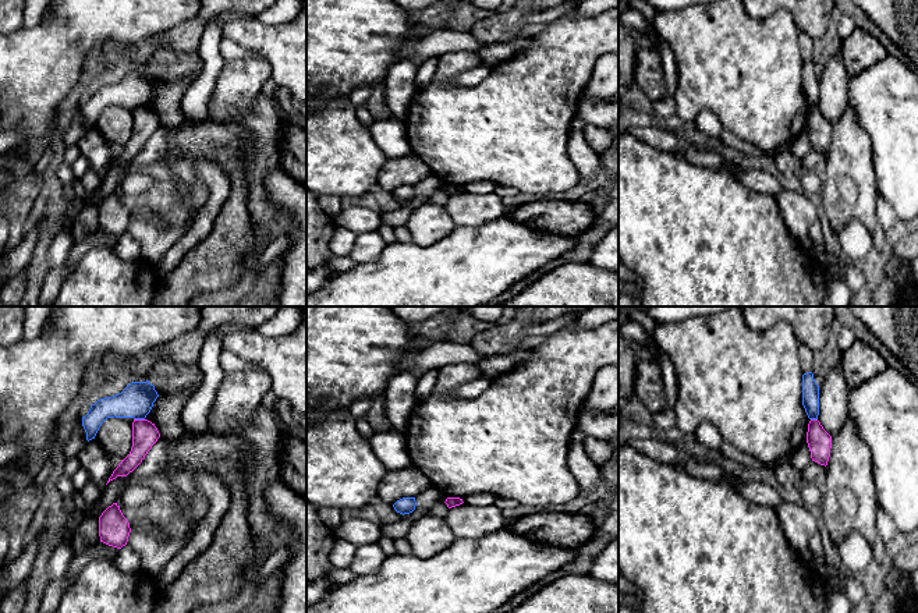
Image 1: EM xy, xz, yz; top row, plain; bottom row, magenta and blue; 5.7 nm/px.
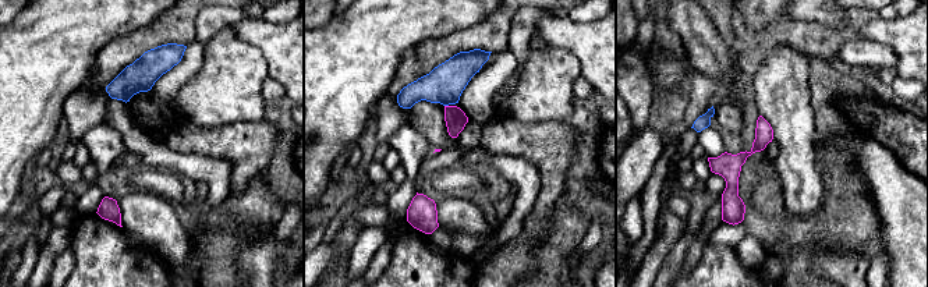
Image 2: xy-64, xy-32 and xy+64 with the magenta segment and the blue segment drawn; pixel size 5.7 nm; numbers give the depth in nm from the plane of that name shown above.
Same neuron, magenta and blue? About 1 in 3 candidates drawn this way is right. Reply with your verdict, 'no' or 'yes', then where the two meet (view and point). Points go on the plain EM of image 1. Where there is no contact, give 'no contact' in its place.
no | xy (139, 107)

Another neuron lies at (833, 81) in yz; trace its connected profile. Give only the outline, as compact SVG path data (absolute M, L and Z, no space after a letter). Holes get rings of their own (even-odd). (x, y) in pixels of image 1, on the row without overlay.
M840 56L832 59L819 72L818 109L830 124L836 123L850 103L850 79L851 75Z

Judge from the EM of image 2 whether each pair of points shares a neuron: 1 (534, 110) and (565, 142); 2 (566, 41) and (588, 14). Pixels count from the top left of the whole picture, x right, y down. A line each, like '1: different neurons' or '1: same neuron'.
1: different neurons
2: different neurons

